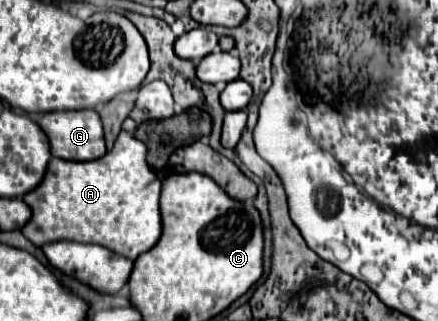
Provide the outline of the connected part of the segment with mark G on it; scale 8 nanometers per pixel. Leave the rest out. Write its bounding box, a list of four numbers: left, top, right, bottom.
[40,110,106,160]

